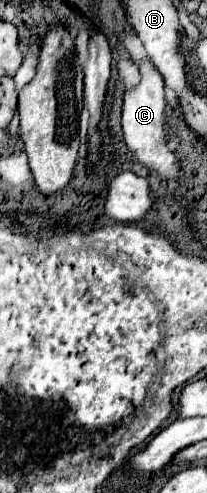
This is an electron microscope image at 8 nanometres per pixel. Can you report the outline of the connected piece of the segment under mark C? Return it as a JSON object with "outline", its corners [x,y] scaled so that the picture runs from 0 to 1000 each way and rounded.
{"outline":[[[700,114],[662,126],[681,166],[594,187],[594,272],[604,272],[604,292],[643,300],[662,320],[729,345],[768,349],[797,365],[855,365],[865,361],[865,341],[855,341],[855,320],[845,312],[807,300],[797,288],[797,191],[787,191],[787,158],[778,150],[739,138],[729,122]]]}

